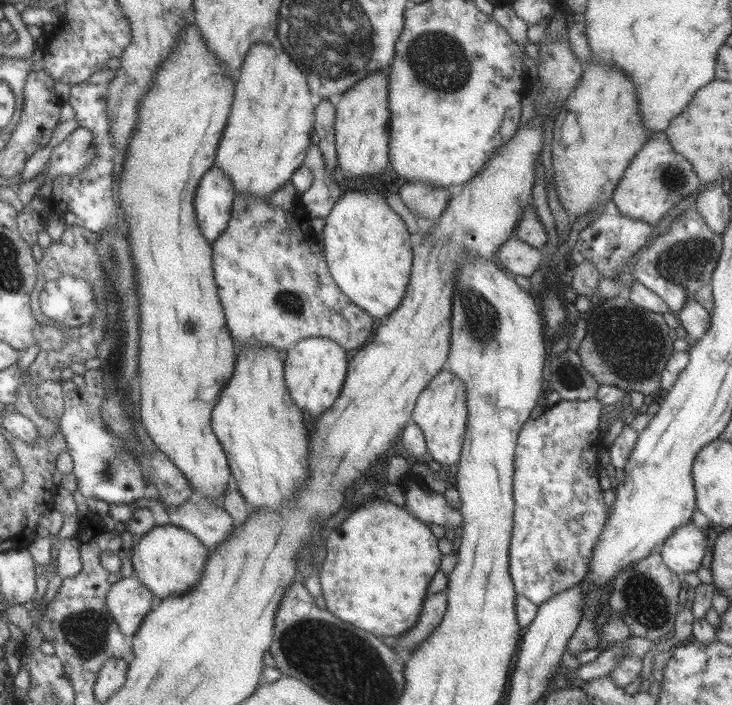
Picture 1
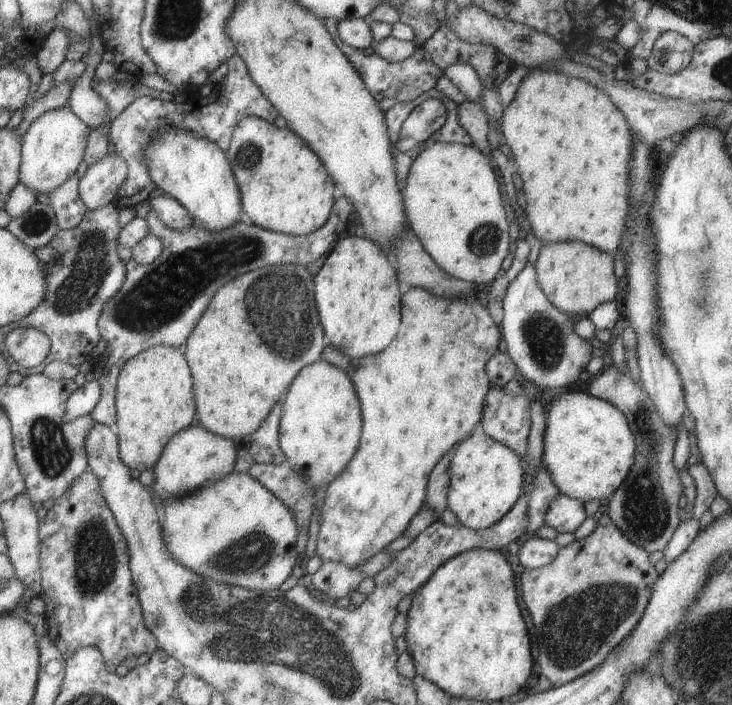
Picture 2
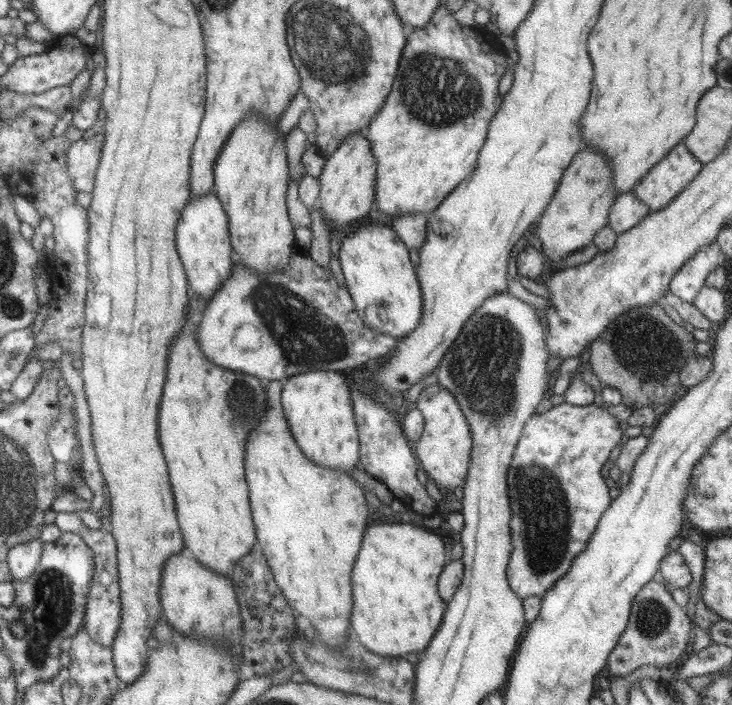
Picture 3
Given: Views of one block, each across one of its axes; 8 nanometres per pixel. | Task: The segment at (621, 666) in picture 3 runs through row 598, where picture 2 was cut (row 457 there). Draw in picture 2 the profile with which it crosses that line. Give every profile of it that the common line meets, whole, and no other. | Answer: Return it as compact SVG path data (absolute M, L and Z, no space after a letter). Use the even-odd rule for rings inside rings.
M607 359L603 372L589 384L588 393L611 403L627 419L635 441L634 461L623 482L605 501L609 518L632 543L644 548L649 554L667 546L673 531L680 523L677 517L679 496L683 487L673 465L673 446L676 430L663 422L655 410L649 395L626 370L619 372Z

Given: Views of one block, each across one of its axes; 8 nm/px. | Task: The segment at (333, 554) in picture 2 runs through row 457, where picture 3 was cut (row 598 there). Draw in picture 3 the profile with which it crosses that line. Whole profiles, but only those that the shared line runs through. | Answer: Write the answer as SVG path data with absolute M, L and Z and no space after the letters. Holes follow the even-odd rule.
M411 522L405 524L375 524L363 530L359 552L355 556L351 578L351 614L349 628L354 638L379 656L403 656L425 650L441 624L446 602L437 593L437 580L446 564L443 540L432 530L422 530Z

